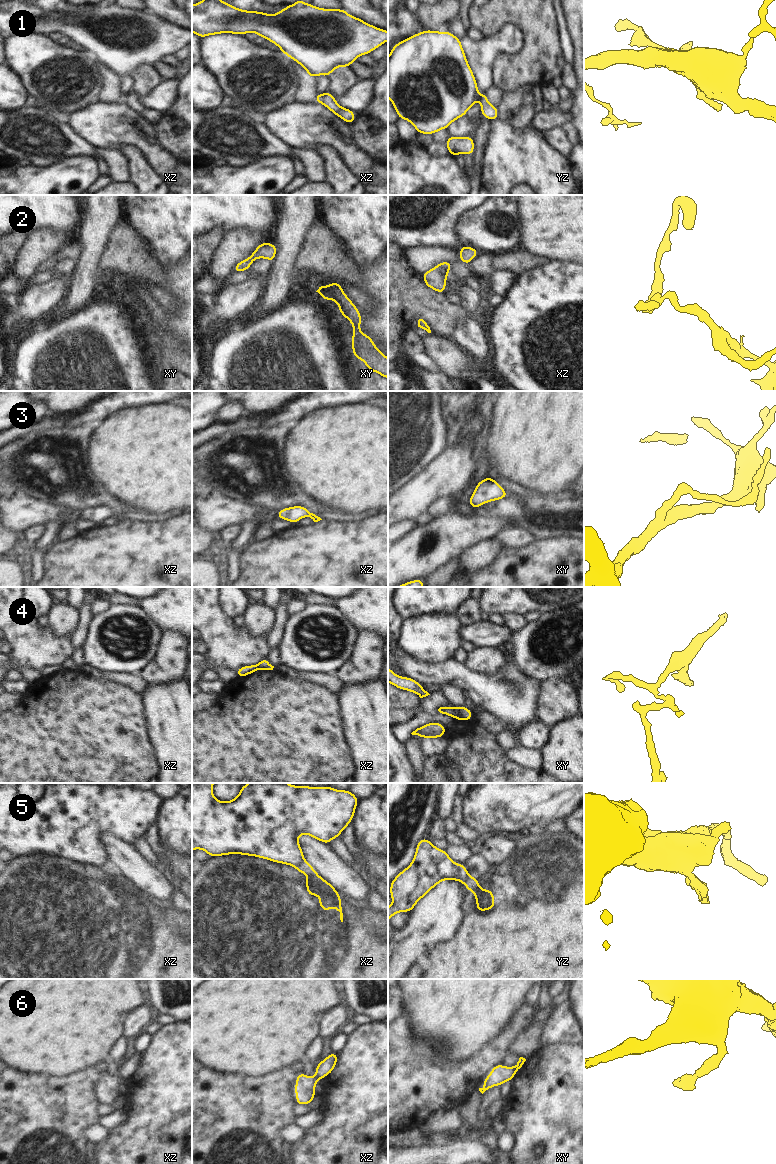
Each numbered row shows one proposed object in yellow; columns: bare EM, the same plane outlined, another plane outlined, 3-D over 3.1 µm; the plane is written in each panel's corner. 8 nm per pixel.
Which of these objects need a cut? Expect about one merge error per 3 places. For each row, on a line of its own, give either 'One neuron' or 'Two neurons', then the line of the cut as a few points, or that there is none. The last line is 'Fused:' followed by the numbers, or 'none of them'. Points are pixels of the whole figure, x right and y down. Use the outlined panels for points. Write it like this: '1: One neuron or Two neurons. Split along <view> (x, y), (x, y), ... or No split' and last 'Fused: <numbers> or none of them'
1: Two neurons. Split along xz (328, 92), (321, 102)
2: One neuron. No split
3: One neuron. No split
4: Two neurons. Split along xy (454, 708), (452, 716)
5: Two neurons. Split along xz (304, 859), (294, 866)
6: Two neurons. Split along xy (512, 1067), (516, 1072)
Fused: 1, 4, 5, 6

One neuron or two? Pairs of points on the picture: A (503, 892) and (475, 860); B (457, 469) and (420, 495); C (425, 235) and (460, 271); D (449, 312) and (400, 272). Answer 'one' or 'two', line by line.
A: two
B: one
C: two
D: one

